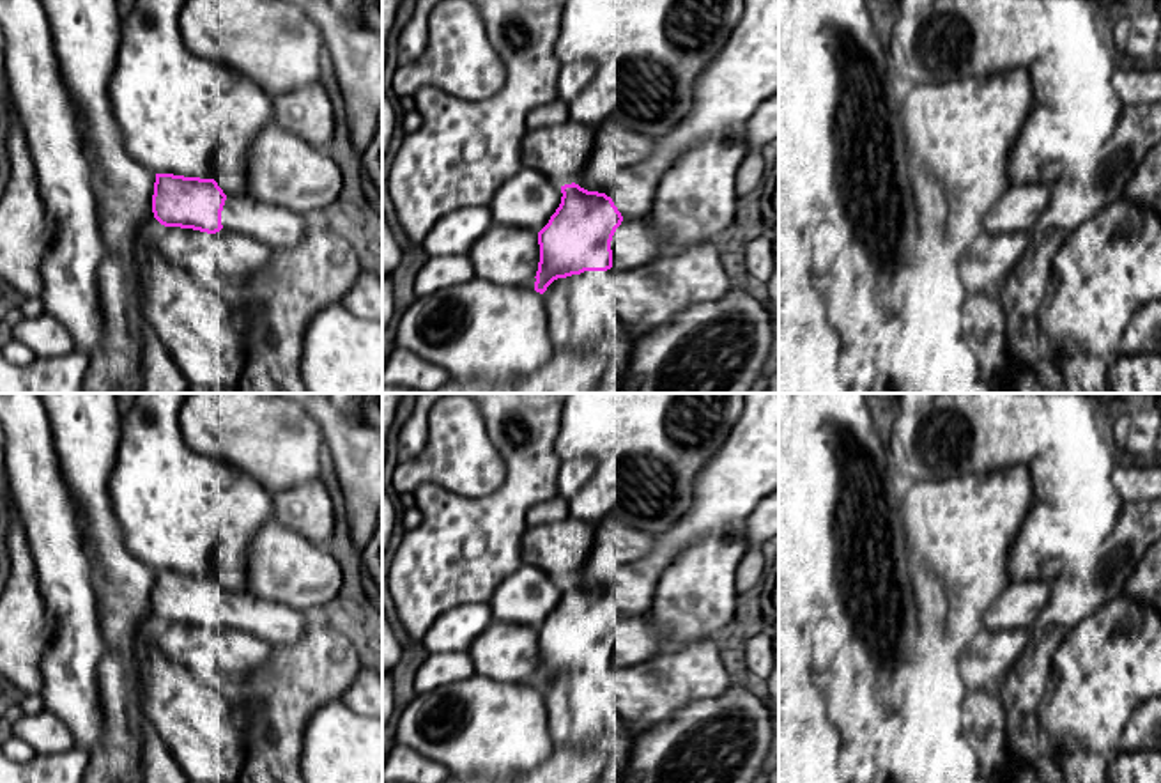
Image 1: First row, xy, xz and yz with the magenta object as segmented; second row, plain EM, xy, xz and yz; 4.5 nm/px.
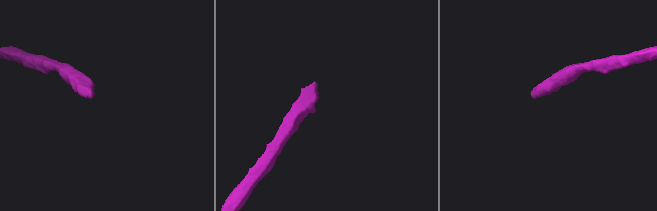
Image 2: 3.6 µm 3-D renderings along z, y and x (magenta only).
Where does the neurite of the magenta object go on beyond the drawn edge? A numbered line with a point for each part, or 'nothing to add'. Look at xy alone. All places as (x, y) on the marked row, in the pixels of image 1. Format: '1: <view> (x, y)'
1: xy (278, 229)

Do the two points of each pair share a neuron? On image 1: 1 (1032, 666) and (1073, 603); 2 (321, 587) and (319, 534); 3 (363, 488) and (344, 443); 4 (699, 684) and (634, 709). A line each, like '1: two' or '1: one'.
1: one
2: two
3: one
4: one

